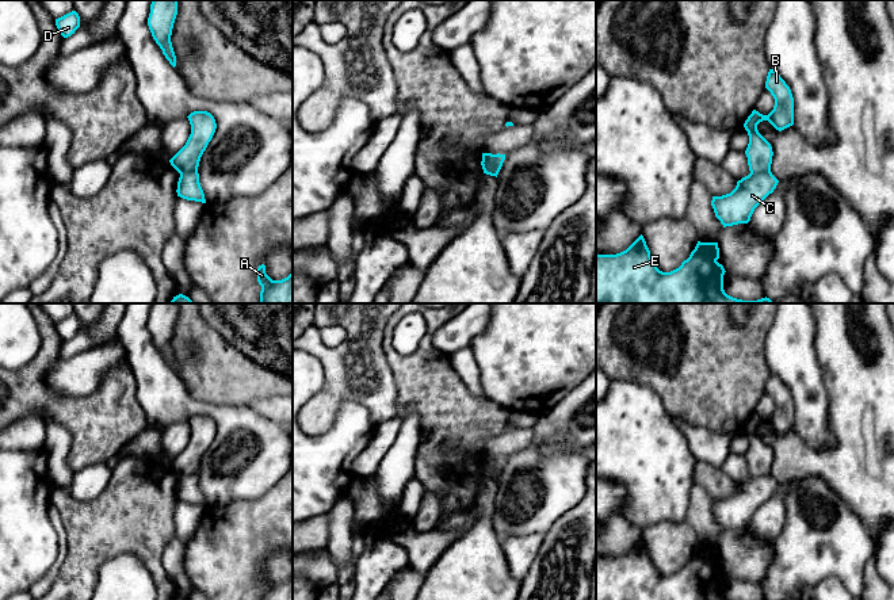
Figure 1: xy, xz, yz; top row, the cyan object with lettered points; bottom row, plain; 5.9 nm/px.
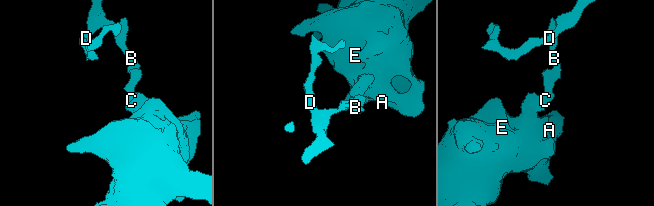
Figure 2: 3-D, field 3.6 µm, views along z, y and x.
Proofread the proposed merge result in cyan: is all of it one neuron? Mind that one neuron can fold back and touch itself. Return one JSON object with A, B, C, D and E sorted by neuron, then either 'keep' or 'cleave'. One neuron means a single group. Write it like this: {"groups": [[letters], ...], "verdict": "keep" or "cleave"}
{"groups": [["A", "C", "E"], ["B", "D"]], "verdict": "cleave"}

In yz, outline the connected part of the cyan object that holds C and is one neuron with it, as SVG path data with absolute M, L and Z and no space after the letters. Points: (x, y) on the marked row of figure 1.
M771 171L749 173L726 195L712 196L711 206L723 228L748 223L754 209L776 188L779 180Z

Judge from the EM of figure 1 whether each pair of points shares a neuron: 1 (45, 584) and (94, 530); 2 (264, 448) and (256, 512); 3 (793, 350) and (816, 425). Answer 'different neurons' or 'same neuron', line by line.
1: different neurons
2: different neurons
3: same neuron

